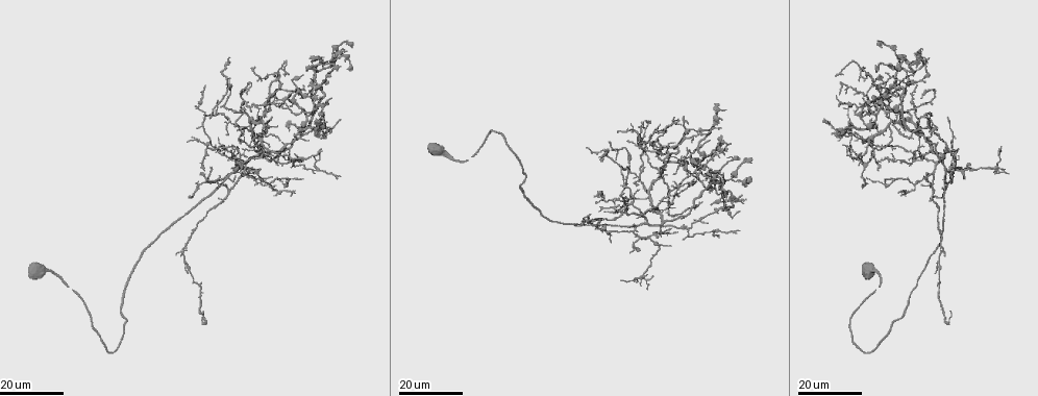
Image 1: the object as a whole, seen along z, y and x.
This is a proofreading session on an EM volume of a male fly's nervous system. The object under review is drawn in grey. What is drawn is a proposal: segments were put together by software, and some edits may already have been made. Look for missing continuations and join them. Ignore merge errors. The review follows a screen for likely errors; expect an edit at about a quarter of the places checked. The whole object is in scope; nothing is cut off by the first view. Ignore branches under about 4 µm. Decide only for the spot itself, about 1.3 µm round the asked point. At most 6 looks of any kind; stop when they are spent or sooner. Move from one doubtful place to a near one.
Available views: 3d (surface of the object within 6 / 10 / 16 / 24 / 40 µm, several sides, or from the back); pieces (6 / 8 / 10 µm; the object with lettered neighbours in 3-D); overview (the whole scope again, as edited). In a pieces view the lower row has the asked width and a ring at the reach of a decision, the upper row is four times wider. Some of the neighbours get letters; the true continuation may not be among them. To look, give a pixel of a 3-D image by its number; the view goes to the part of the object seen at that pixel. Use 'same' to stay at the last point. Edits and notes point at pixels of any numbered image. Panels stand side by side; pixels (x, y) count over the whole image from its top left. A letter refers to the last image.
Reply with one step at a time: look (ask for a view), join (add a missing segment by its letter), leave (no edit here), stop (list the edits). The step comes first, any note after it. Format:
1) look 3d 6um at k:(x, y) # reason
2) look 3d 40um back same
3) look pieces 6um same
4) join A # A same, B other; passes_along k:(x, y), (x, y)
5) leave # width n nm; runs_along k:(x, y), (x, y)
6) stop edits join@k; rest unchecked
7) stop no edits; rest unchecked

look 3d 16um at 1:(928, 113) # thin end

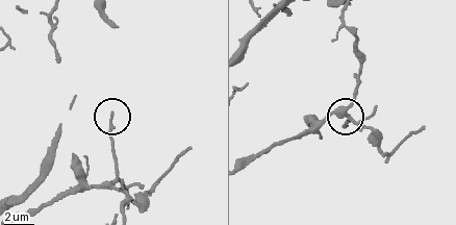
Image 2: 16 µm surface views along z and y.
look pieces 8um at 2:(113, 116)

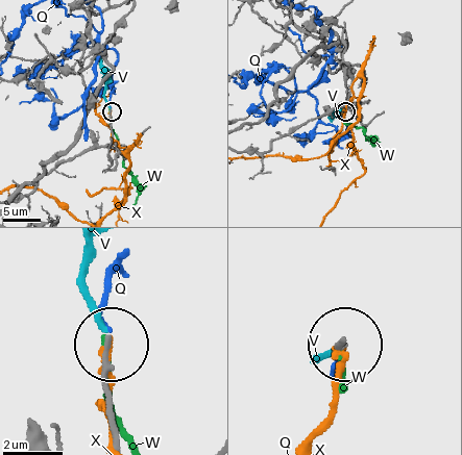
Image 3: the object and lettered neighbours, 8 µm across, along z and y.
leave # width 170 nm; Q other, V other, W other, X other; runs_along 3:(116, 441), (108, 348); no lettered segment goes on from it

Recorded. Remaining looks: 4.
look 3d 16um at 1:(886, 178) # thin end

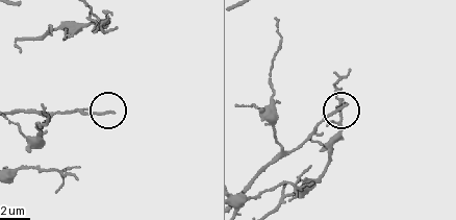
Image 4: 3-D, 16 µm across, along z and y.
look pieces 6um at 4:(347, 105) # see the neighbours

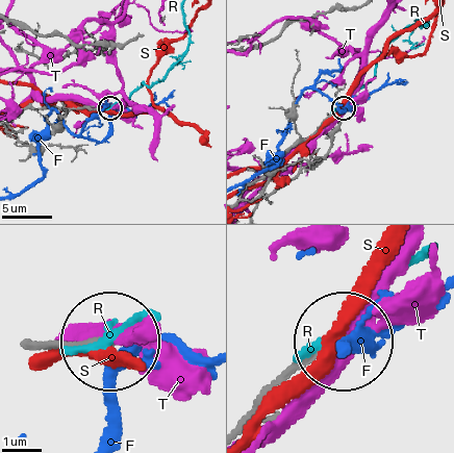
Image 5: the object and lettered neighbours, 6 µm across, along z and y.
leave # width 160 nm; F other, R other, S other, T other; runs_along 5:(38, 341), (104, 341); none of them fits

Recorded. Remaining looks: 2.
look 3d 16um at 1:(592, 215)

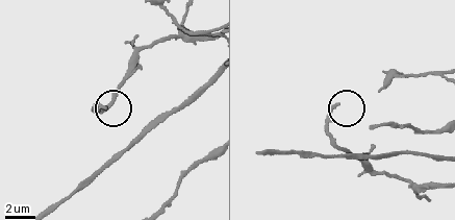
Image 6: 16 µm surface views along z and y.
look pieces 8um at 6:(103, 108)

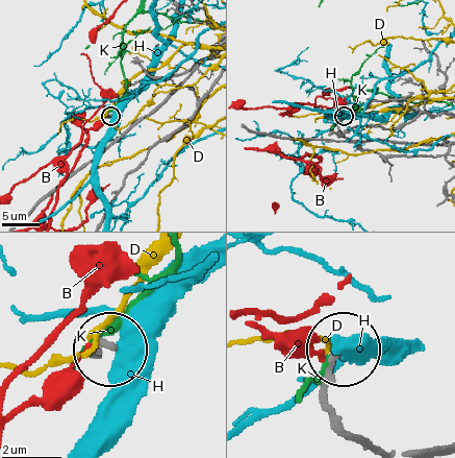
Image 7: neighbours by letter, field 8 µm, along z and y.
leave # B other, D other, H other, K other; no lettered segment goes on from it

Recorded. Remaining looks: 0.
stop no edits; rest unchecked

